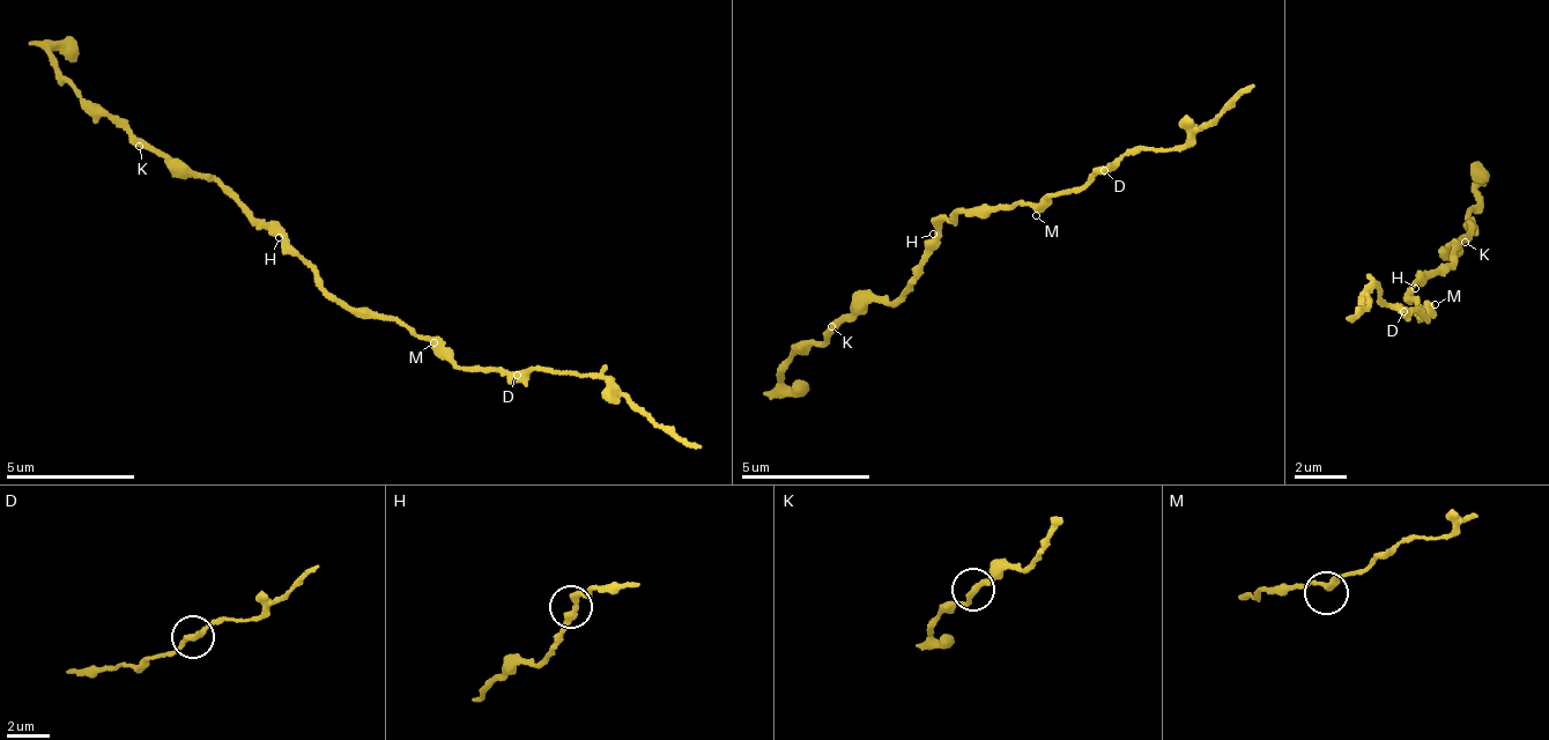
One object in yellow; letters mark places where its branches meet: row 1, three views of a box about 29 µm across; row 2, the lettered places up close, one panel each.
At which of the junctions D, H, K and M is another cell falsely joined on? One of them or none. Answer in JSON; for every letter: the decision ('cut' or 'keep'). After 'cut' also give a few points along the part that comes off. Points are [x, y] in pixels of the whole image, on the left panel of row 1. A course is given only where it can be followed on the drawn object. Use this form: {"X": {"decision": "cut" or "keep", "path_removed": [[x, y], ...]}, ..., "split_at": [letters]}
{"D": {"decision": "keep"}, "H": {"decision": "keep"}, "K": {"decision": "keep"}, "M": {"decision": "keep"}, "split_at": []}

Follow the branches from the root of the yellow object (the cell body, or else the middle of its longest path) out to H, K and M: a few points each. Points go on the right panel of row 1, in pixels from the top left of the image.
H: (1418, 316), (1417, 298), (1409, 295), (1415, 288)
K: (1418, 316), (1417, 298), (1409, 295), (1413, 279), (1450, 260), (1459, 249), (1450, 245), (1458, 252), (1465, 242)
M: (1418, 316), (1425, 316), (1417, 304), (1416, 306), (1424, 309), (1435, 304)

